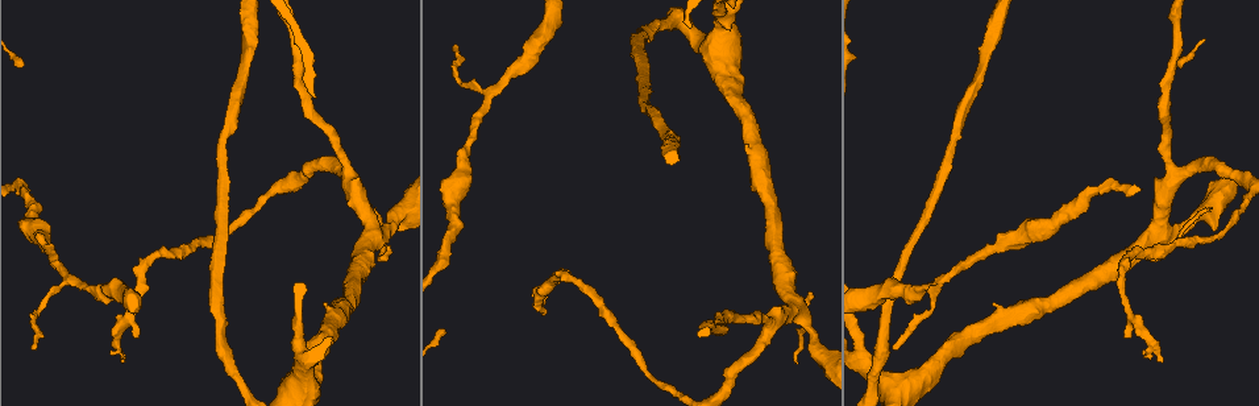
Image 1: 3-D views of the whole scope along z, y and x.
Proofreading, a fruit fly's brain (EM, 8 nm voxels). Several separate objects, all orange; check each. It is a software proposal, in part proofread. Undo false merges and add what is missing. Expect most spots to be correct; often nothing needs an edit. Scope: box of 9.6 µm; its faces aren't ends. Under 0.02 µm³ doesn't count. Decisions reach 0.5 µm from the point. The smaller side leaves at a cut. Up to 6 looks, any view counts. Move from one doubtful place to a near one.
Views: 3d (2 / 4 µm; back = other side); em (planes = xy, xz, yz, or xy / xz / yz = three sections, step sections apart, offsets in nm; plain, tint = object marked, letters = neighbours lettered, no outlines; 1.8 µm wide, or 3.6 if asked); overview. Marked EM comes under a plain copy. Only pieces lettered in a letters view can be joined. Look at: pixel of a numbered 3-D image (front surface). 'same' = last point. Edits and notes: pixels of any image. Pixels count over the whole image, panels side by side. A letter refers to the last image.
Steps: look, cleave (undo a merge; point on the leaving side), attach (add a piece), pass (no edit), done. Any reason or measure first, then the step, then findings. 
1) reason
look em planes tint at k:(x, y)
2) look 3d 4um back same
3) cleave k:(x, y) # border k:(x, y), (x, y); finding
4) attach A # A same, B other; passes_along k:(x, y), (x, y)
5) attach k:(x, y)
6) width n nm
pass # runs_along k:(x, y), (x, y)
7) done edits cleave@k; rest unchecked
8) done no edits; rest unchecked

an open end
look 3d 4um at 1:(541, 314)

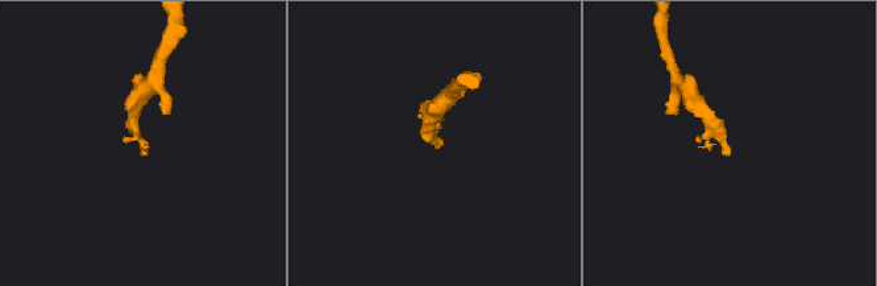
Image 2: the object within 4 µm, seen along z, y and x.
look em xy step 4 letters at 2:(142, 154)

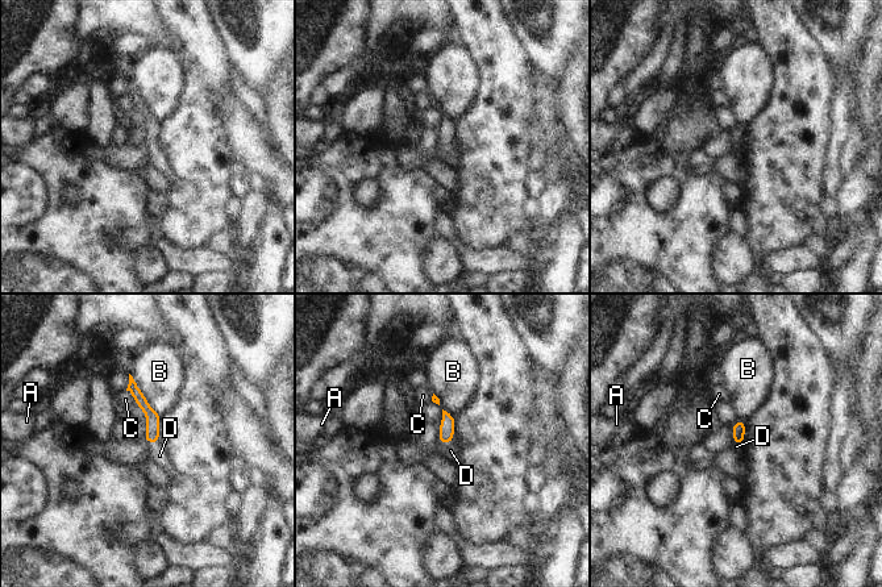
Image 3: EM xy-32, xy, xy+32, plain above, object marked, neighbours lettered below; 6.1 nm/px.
look em planes letters same

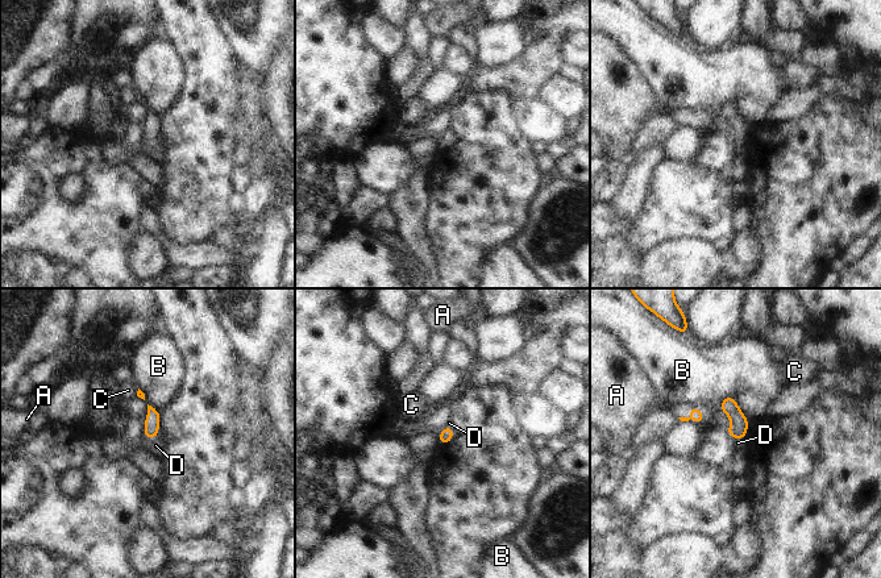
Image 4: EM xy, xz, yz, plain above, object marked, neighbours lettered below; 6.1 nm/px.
attach D # A other, B other, C other, D same; passes_along 4:(152, 420), (150, 437), (156, 445); it goes on there

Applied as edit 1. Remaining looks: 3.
arms part here
look 3d 4um back at 1:(947, 277)

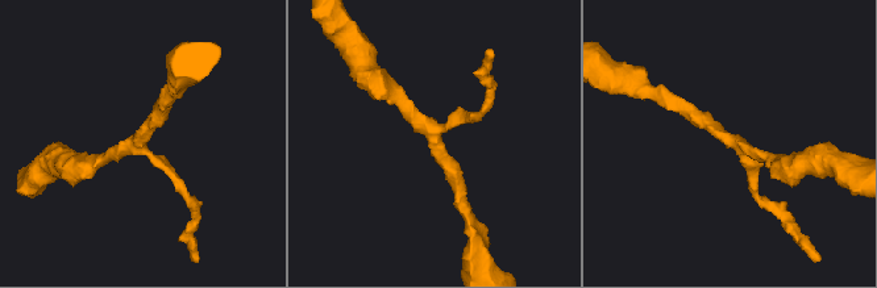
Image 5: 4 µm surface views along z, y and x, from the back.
shape alone is not enough
look em planes letters at 5:(135, 141)

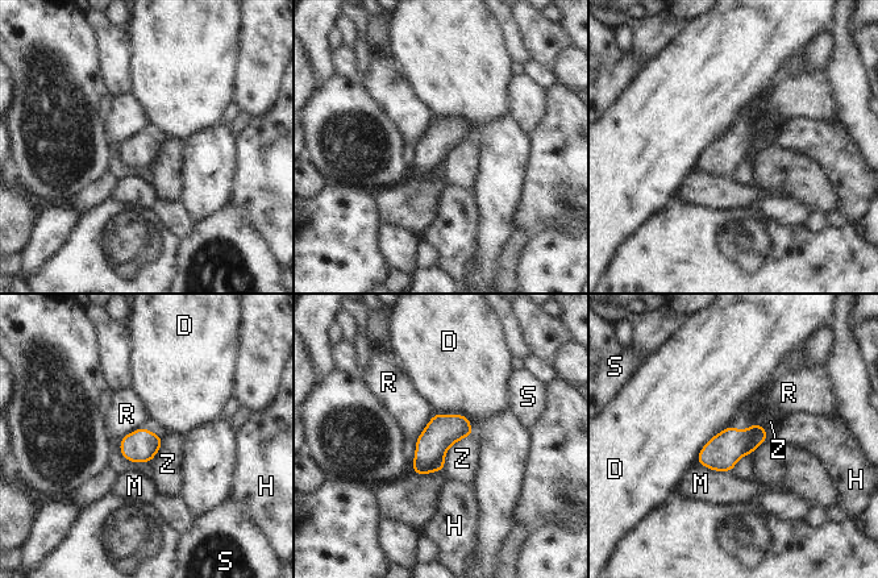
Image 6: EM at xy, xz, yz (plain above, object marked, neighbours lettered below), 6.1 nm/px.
pass # D other, H other, M other, R other, S other, Z other; border 6:(473, 435), (448, 449), (442, 469); all the same neuron

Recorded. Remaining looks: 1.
done edits attach@4; rest unchecked

